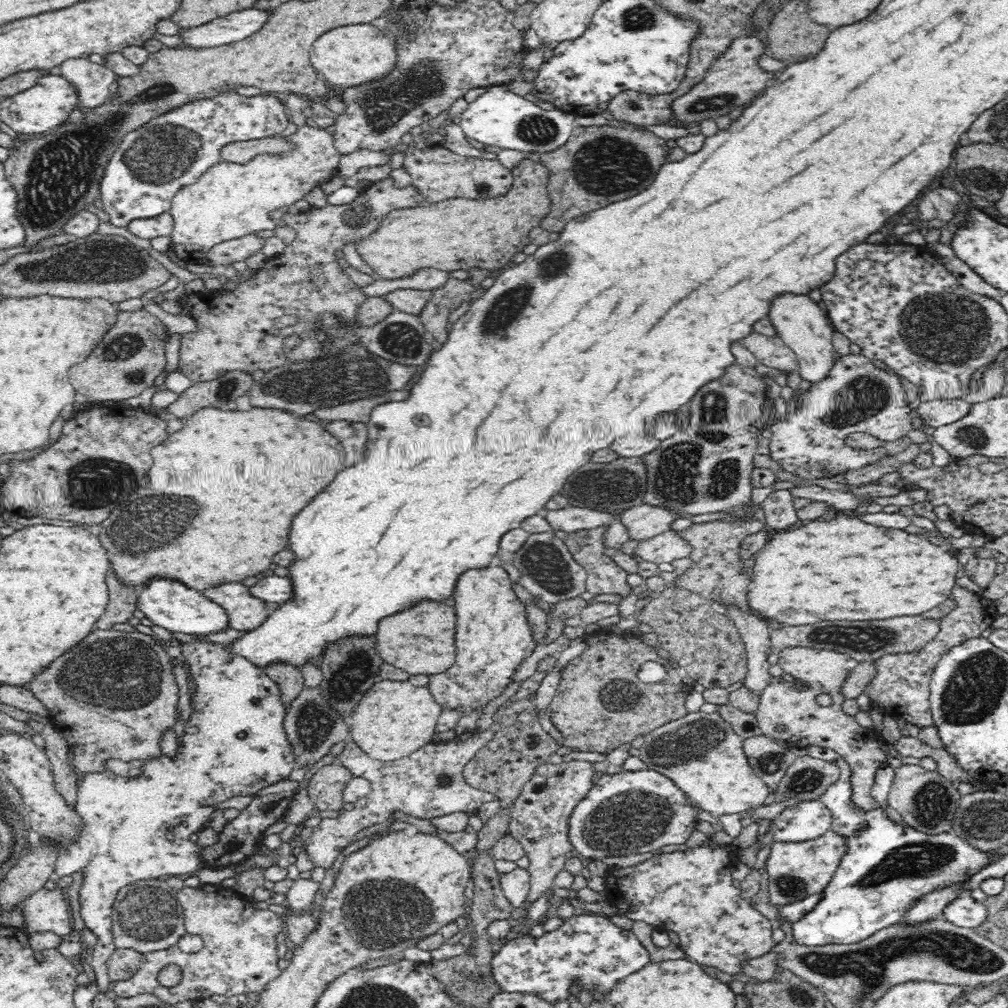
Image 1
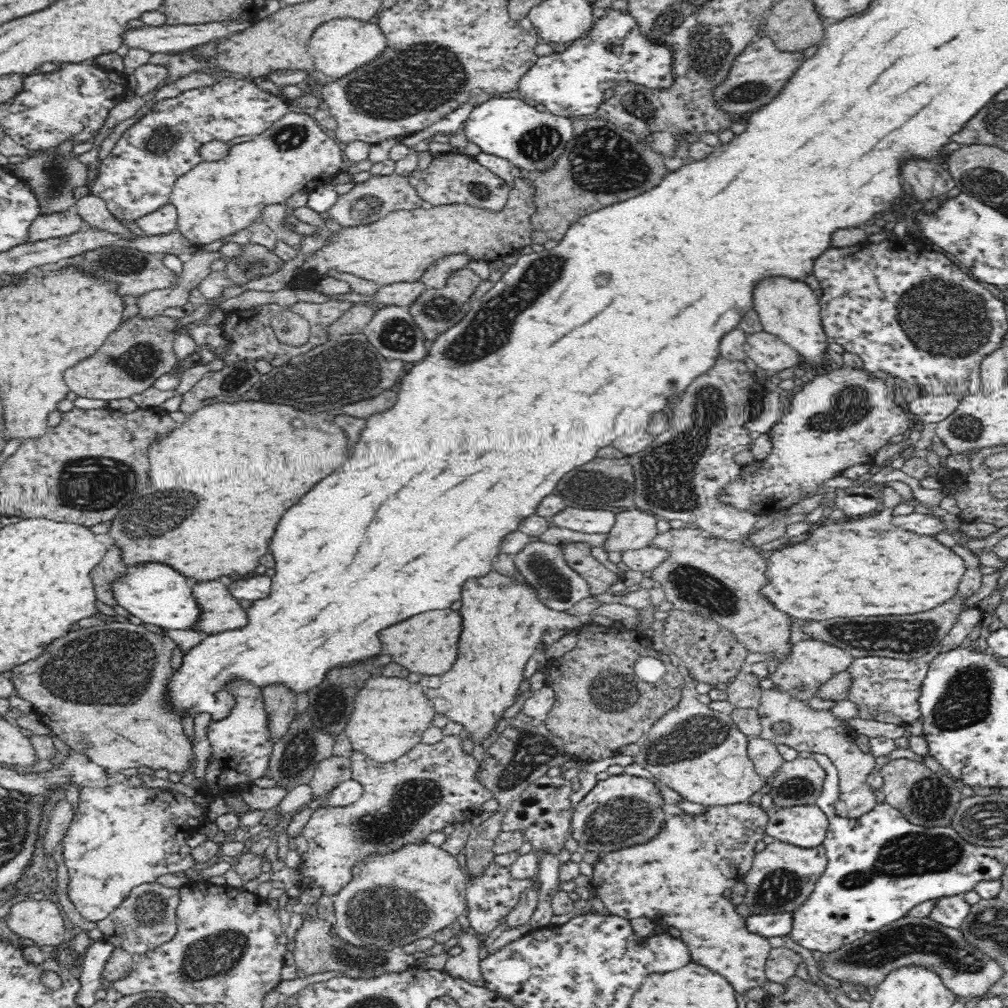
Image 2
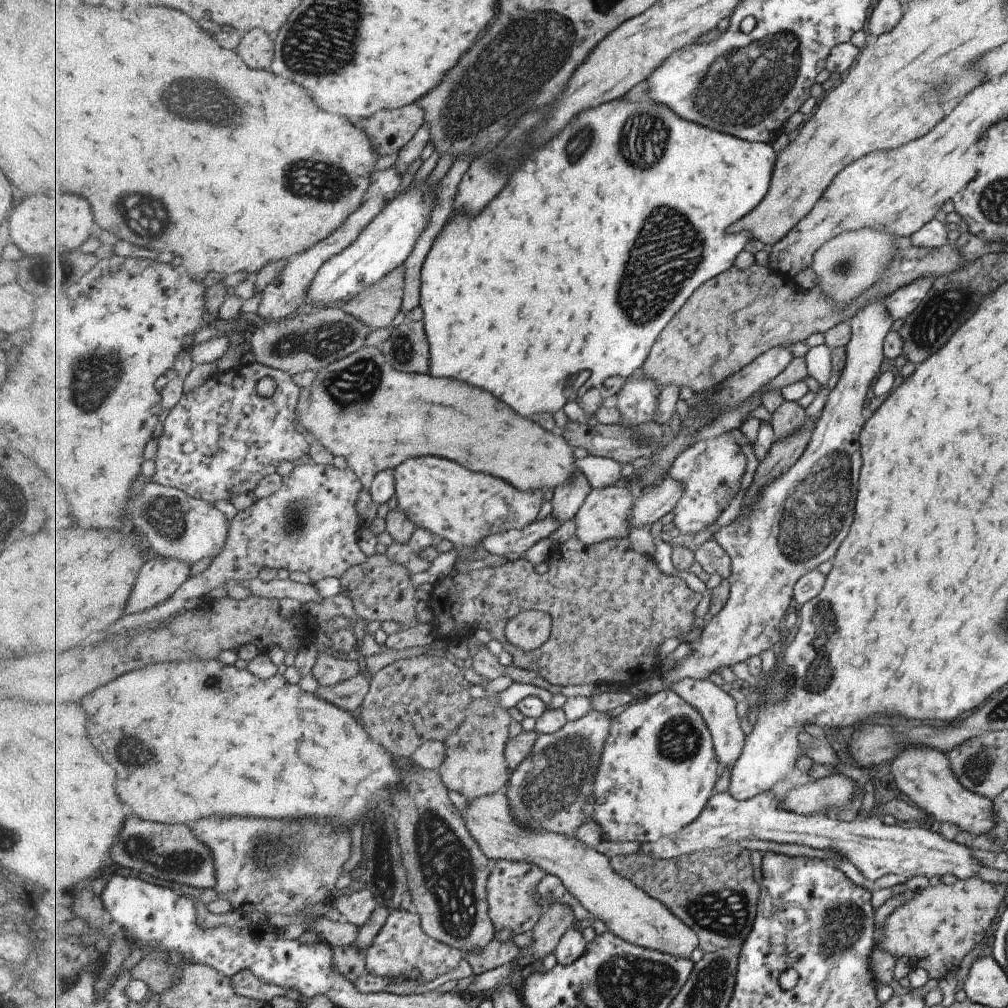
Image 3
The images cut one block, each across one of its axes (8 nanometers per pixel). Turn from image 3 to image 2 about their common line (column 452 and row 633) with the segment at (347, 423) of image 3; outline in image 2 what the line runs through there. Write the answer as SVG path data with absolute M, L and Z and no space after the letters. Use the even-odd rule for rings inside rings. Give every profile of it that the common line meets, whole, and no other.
M430 610L398 624L392 624L380 632L382 648L392 656L392 662L404 666L410 672L420 672L426 676L440 676L448 672L454 664L454 648L458 642L462 618L456 610Z

